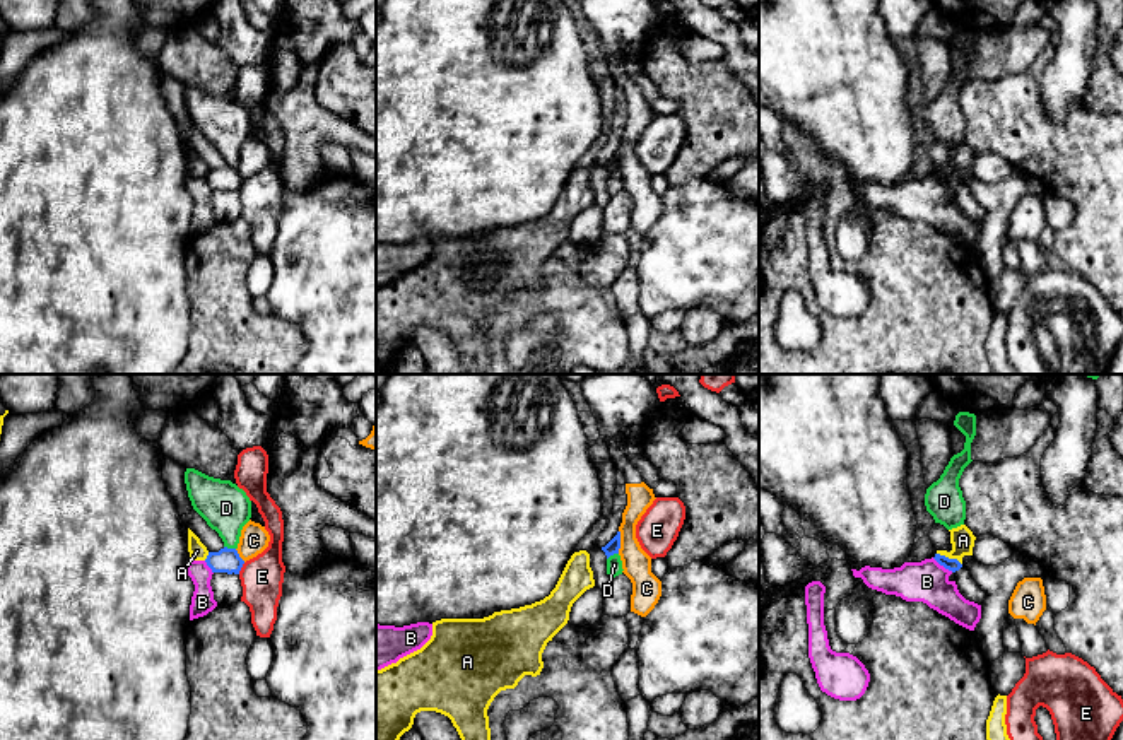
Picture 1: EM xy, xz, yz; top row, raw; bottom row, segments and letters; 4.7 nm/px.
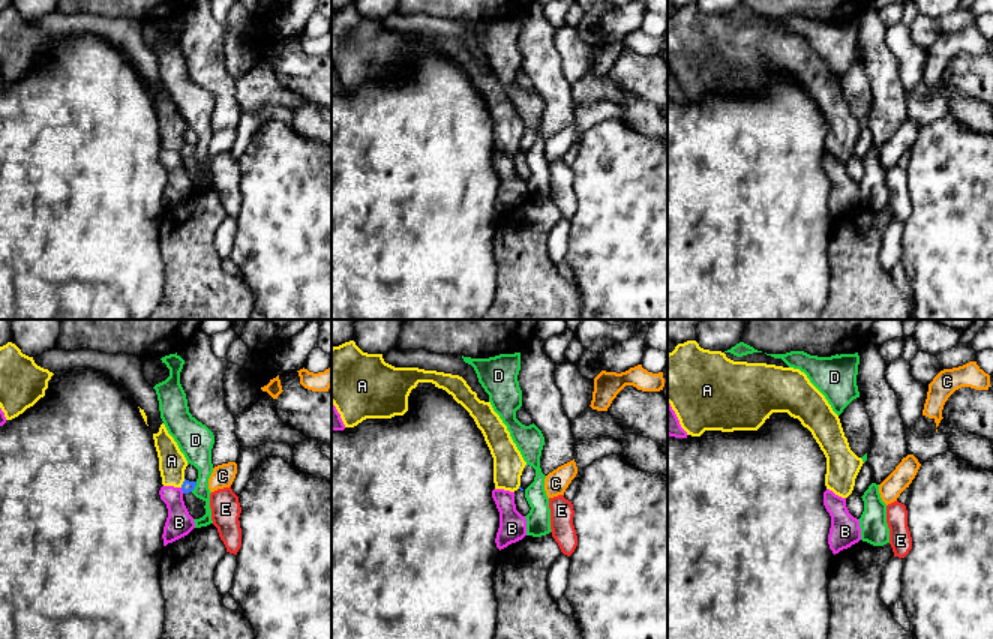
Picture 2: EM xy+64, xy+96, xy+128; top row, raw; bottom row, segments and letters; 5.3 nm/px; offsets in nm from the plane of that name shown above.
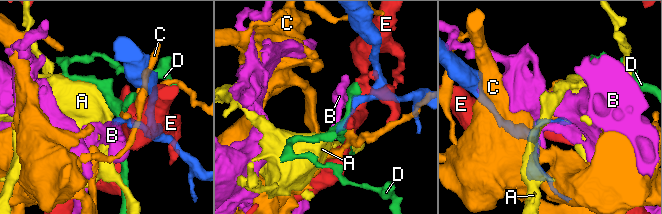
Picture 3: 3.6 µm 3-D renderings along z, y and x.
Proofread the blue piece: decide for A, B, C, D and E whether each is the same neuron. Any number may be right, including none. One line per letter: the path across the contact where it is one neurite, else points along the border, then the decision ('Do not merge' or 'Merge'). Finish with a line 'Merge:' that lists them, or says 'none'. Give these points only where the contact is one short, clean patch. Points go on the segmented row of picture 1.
A: Boundary: yz (937, 552), (954, 557), (961, 564). Do not merge
B: Boundary: yz (932, 557), (952, 571). Do not merge
C: Do not merge
D: Boundary: xy (224, 546), (235, 549). Do not merge
E: Do not merge
Merge: none

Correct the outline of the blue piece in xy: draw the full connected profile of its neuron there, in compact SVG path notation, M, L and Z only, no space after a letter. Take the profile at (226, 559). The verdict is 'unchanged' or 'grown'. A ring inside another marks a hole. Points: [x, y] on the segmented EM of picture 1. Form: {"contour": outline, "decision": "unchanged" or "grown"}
{"contour": "M220 549L219 552L209 552L205 559L212 573L239 574L244 561L239 557L236 549Z", "decision": "unchanged"}

